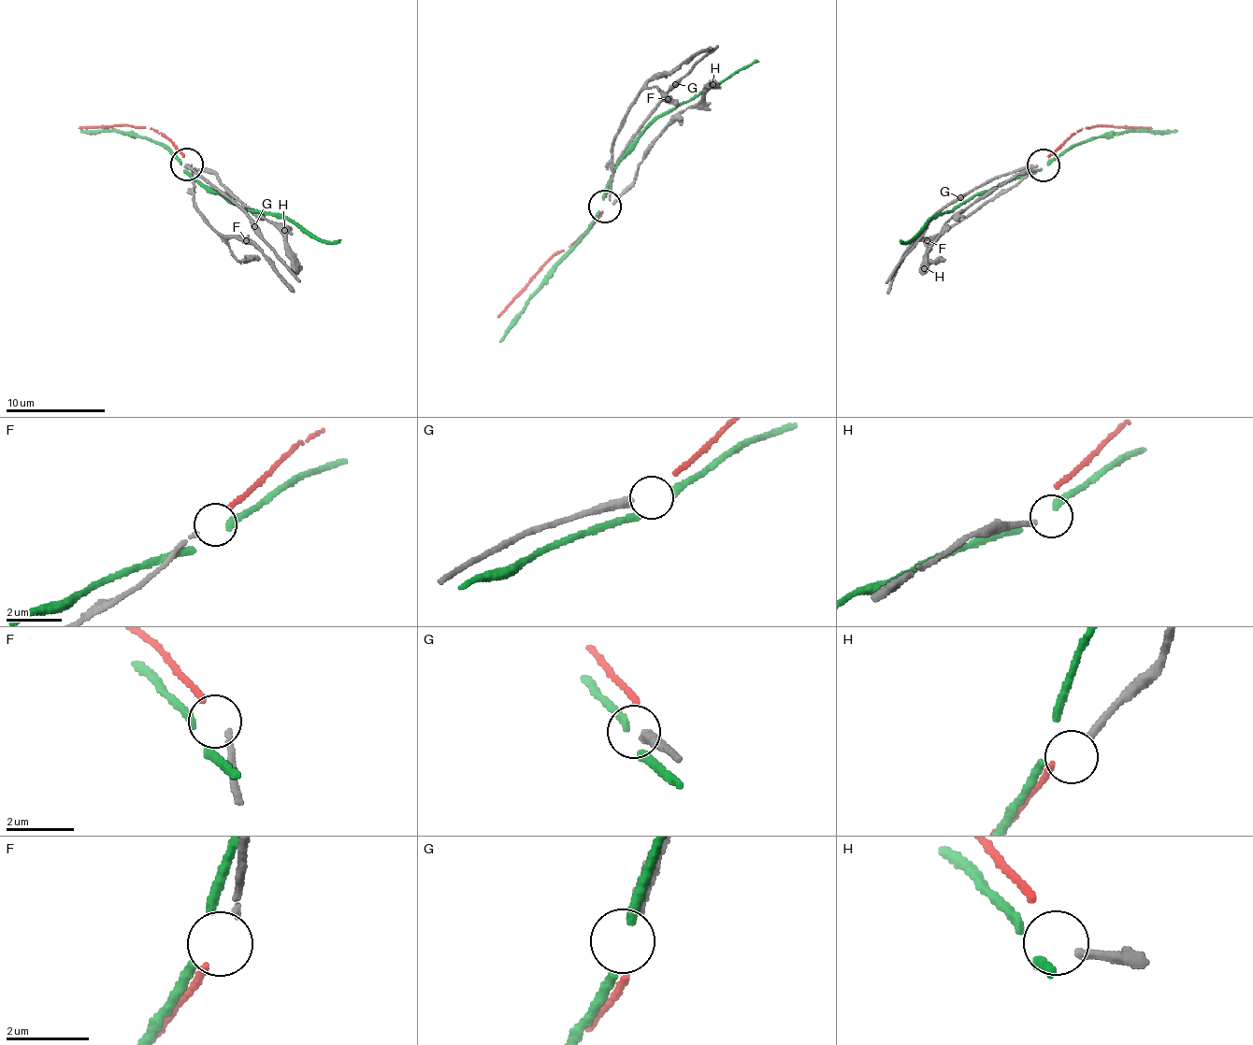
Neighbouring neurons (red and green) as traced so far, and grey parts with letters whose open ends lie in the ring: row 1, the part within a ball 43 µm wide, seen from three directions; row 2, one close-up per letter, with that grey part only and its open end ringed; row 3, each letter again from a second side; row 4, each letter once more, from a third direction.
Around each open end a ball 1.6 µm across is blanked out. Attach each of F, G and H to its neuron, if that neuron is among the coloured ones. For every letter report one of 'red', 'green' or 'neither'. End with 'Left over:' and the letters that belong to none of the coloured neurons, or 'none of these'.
F: red
G: neither
H: neither
Left over: G, H

